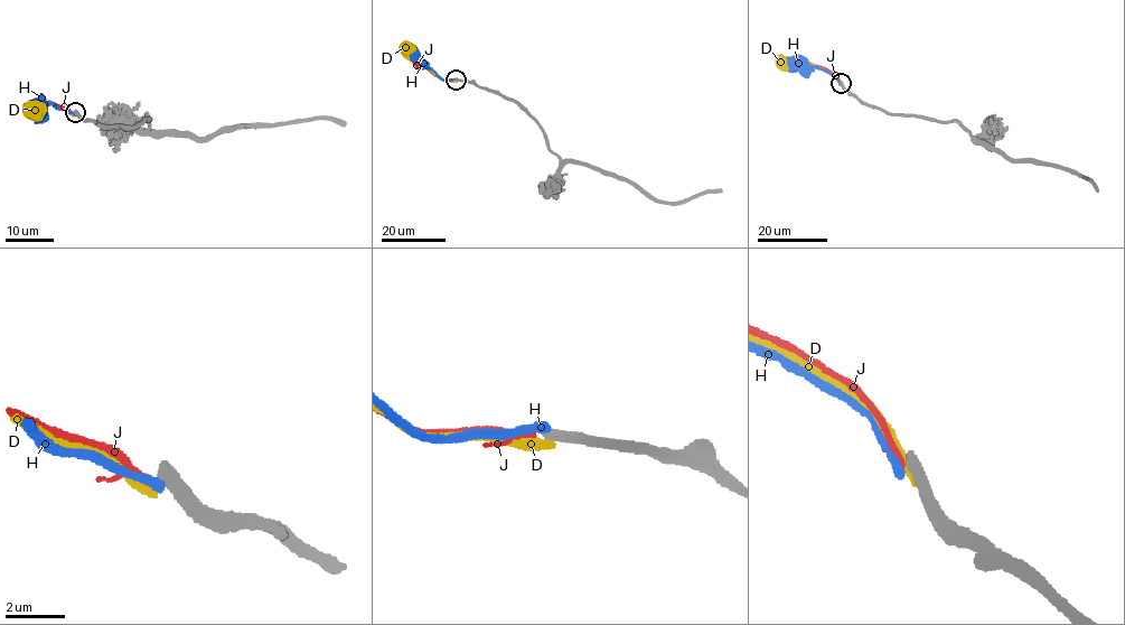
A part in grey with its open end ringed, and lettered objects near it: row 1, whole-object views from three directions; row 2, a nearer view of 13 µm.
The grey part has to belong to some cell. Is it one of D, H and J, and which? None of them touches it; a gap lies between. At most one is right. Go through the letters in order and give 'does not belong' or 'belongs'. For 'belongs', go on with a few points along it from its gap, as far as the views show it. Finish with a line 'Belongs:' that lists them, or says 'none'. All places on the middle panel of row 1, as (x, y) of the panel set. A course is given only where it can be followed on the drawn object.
D: does not belong
H: does not belong
J: does not belong
Belongs: none

